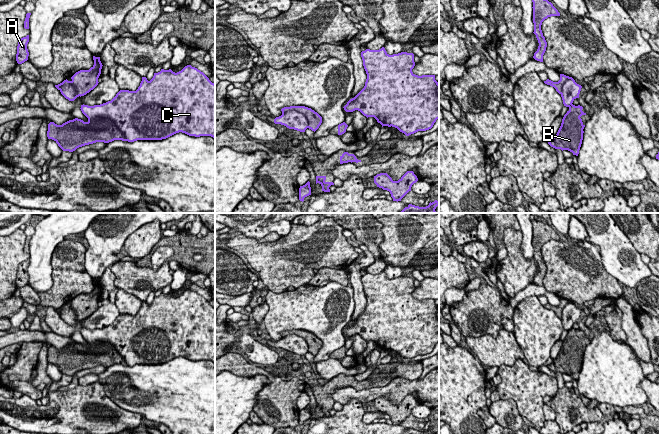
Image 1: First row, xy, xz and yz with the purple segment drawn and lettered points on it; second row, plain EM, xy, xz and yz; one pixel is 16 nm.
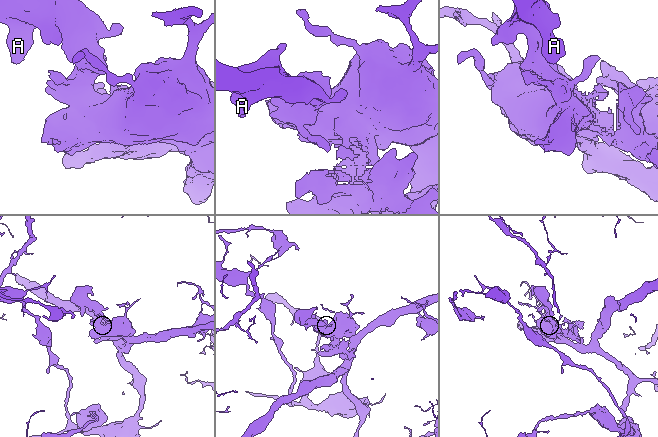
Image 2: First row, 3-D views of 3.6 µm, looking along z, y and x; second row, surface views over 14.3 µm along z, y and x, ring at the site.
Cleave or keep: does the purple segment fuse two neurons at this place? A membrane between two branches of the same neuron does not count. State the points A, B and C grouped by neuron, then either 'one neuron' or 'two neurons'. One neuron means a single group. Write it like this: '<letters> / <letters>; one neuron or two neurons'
A B / C; two neurons

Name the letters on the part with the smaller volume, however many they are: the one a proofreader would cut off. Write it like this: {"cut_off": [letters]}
{"cut_off": ["A", "B"]}

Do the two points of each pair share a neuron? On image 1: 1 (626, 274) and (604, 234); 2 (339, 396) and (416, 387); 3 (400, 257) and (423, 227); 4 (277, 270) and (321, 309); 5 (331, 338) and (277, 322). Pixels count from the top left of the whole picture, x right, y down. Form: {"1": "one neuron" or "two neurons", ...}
{"1": "one neuron", "2": "one neuron", "3": "one neuron", "4": "two neurons", "5": "one neuron"}

